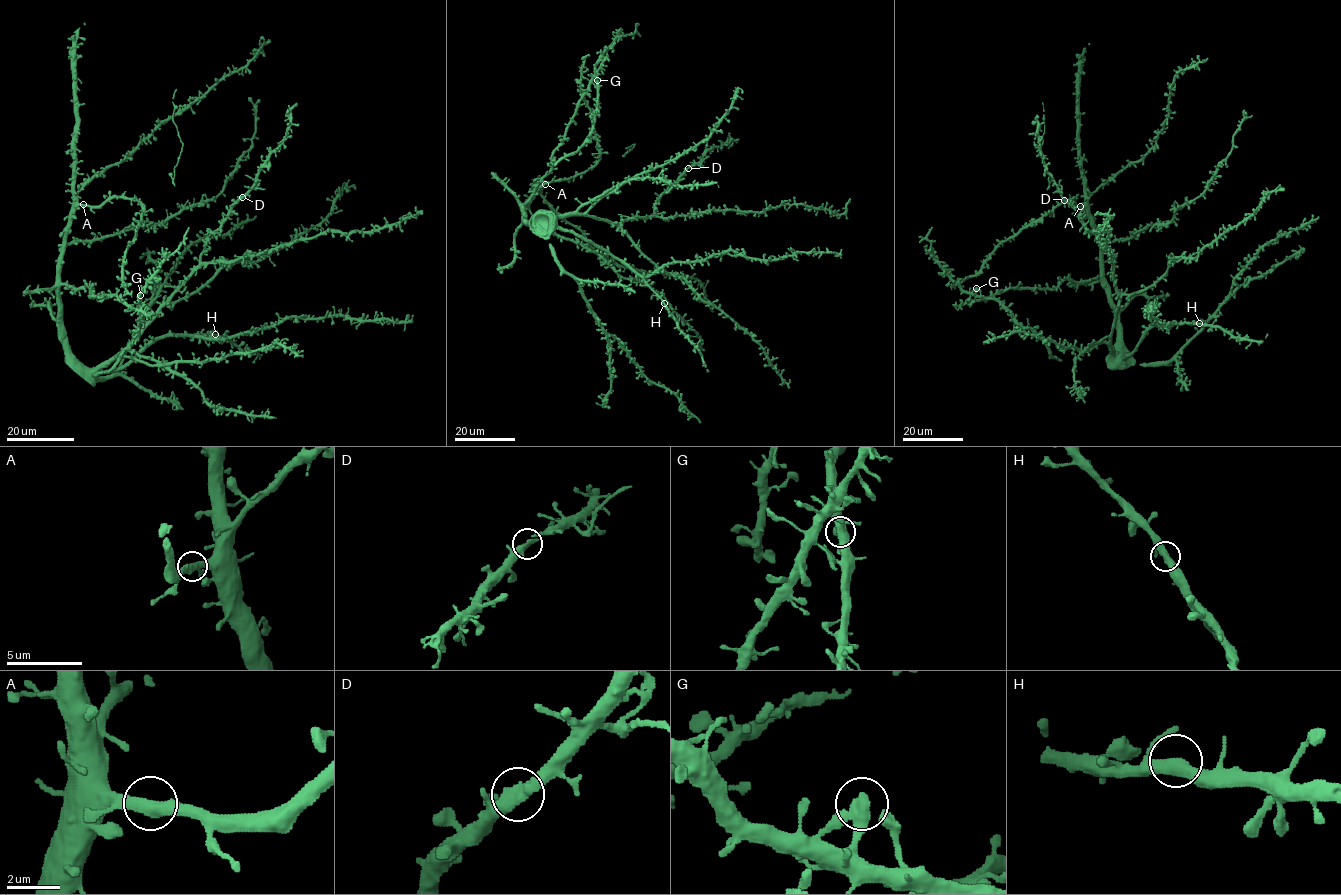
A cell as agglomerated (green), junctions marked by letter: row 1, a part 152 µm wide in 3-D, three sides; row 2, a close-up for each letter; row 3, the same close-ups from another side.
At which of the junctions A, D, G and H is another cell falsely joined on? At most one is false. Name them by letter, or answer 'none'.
none

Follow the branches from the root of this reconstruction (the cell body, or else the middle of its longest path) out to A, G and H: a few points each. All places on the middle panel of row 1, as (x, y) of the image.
A: (528, 222), (524, 207), (545, 184)
G: (528, 222), (524, 204), (550, 170), (553, 151), (562, 141), (578, 101), (591, 82), (597, 85), (597, 80)
H: (528, 222), (547, 222), (555, 228), (572, 229), (589, 239), (624, 260), (664, 303)

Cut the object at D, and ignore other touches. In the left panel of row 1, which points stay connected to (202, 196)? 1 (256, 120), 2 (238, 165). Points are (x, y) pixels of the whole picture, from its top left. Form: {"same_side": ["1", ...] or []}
{"same_side": ["1", "2"]}

